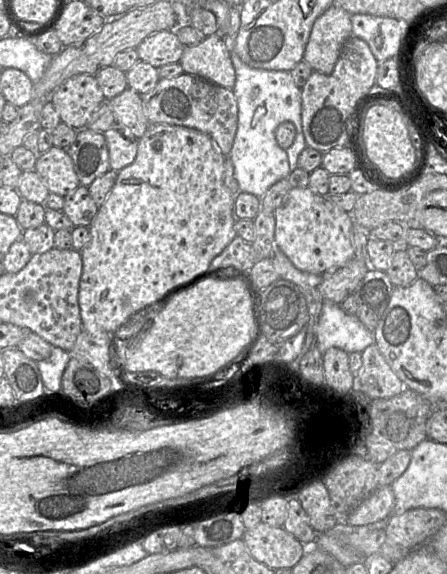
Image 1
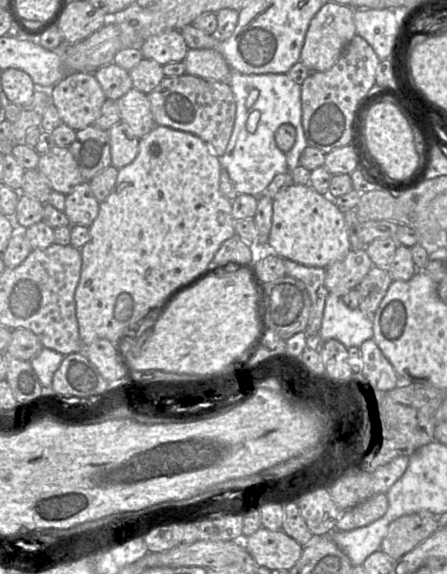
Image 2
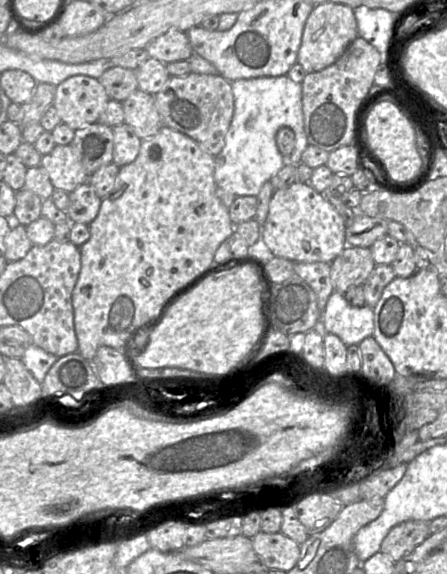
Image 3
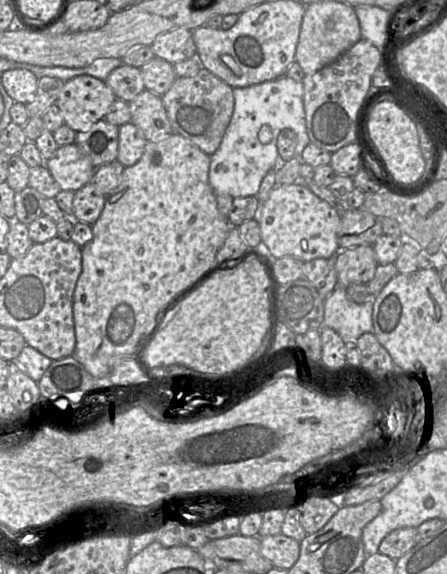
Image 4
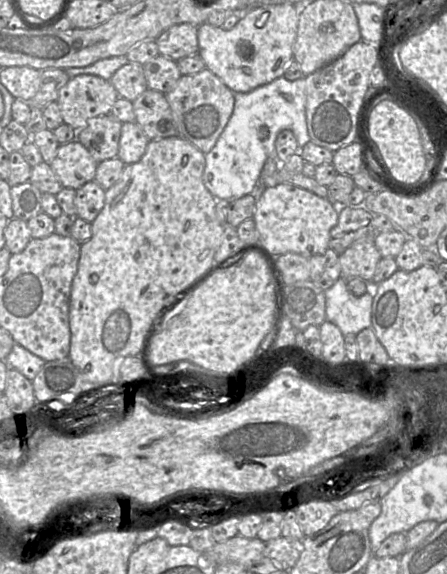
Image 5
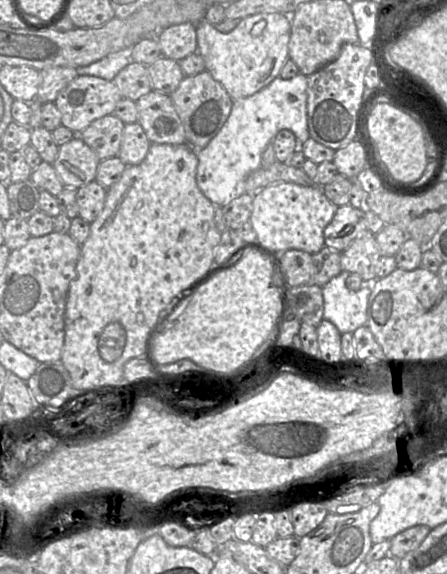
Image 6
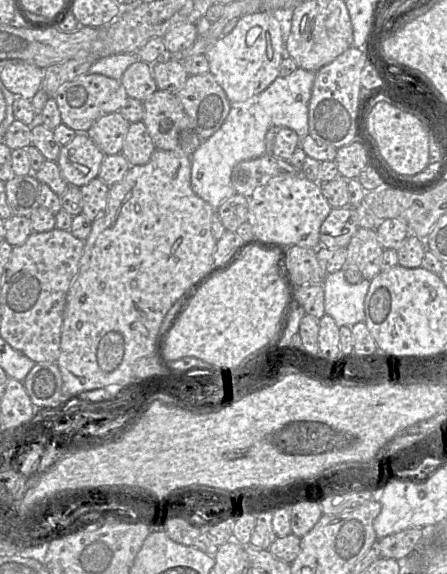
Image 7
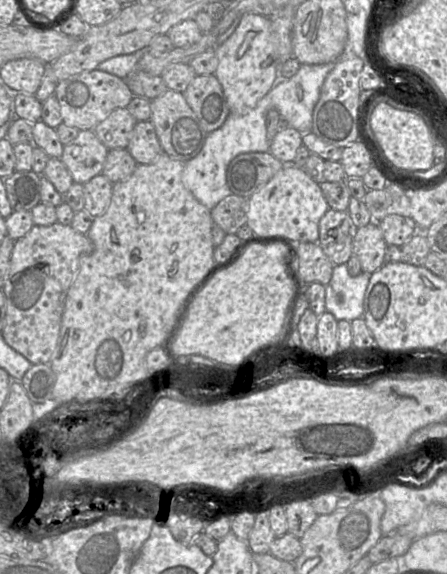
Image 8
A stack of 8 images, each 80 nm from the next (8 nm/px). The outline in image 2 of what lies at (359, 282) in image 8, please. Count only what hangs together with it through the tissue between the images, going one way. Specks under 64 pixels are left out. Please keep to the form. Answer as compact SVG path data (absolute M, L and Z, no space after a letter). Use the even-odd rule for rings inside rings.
M328 294L319 335L324 341L339 341L347 349L360 347L373 338L373 316L366 316L359 308L350 309L341 298Z

